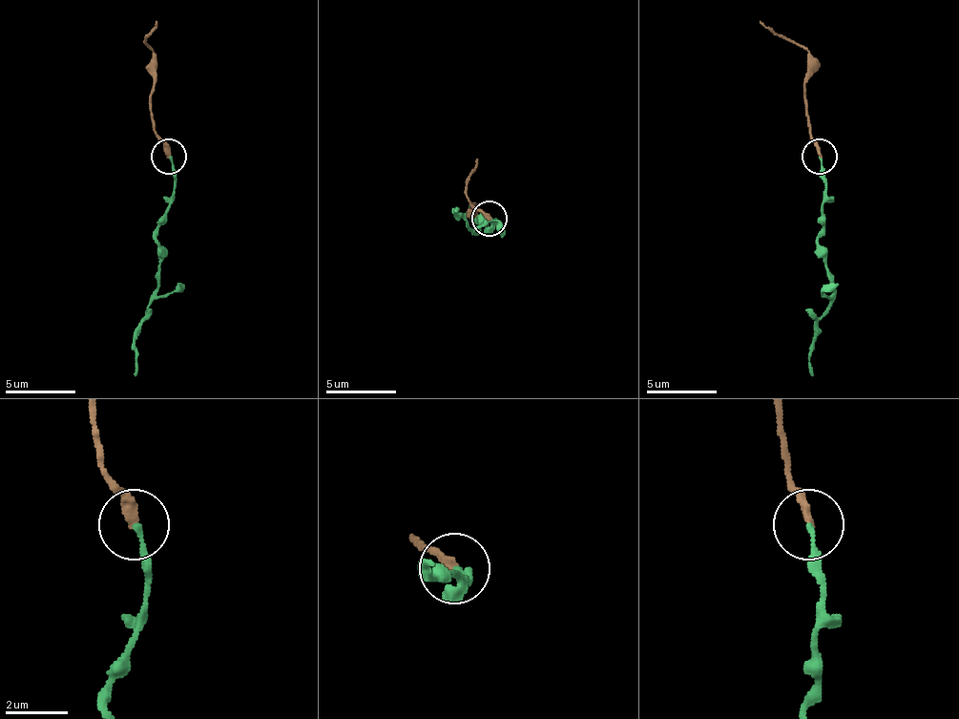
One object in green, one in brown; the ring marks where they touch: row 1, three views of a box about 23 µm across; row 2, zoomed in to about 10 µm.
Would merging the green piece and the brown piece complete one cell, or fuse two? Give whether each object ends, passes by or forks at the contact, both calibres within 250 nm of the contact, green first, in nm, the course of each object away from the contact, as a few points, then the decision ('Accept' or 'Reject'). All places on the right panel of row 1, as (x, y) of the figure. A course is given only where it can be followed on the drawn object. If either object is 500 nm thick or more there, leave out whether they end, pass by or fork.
At the ring green ends. At the ring brown ends. Thickness 160 nm (green) against 280 nm. Course of green: (819, 155), (825, 200), (819, 240), (832, 296), (819, 324), (808, 359), (811, 376). Course of brown: (819, 155), (804, 110), (808, 53), (759, 21). Accept

